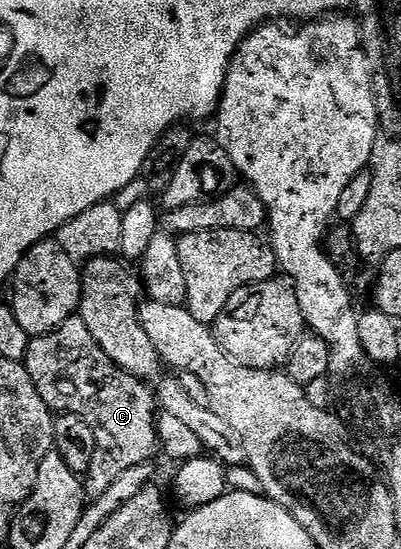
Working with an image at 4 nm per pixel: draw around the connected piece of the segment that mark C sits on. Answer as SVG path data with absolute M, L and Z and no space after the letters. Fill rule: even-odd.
M80 315L62 322L53 332L31 337L22 363L38 394L42 394L42 402L46 402L53 413L78 414L78 418L90 422L96 449L86 477L86 488L93 497L104 493L110 482L130 470L130 466L157 459L156 452L158 456L160 448L156 433L158 400L153 389L151 392L145 381L112 361L110 354L98 346Z

